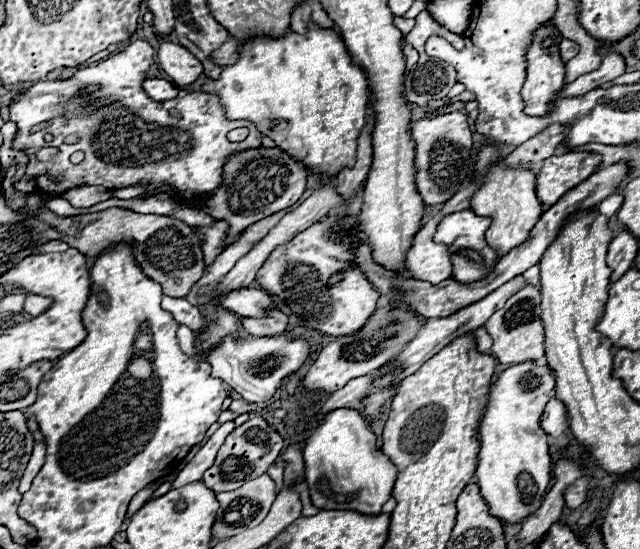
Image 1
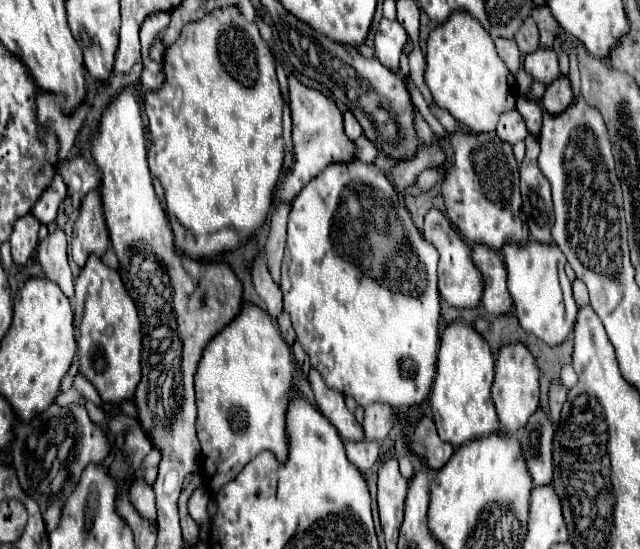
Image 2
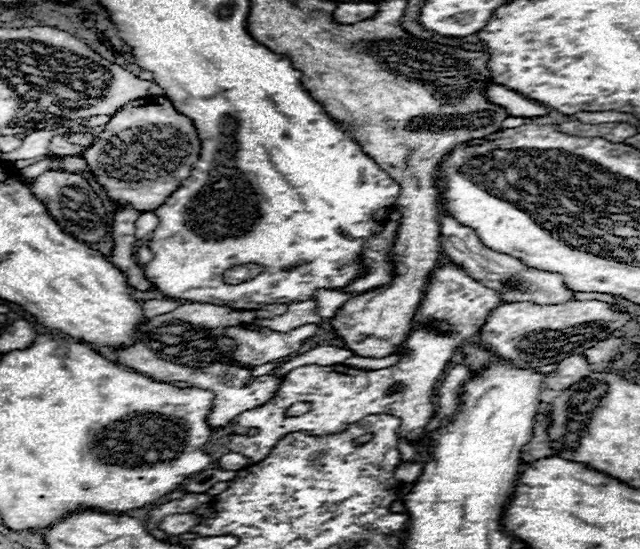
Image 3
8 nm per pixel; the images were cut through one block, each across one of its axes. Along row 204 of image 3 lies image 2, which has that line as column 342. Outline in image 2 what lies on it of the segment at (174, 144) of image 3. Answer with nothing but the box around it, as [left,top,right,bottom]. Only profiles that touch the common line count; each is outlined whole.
[276,76,354,204]

